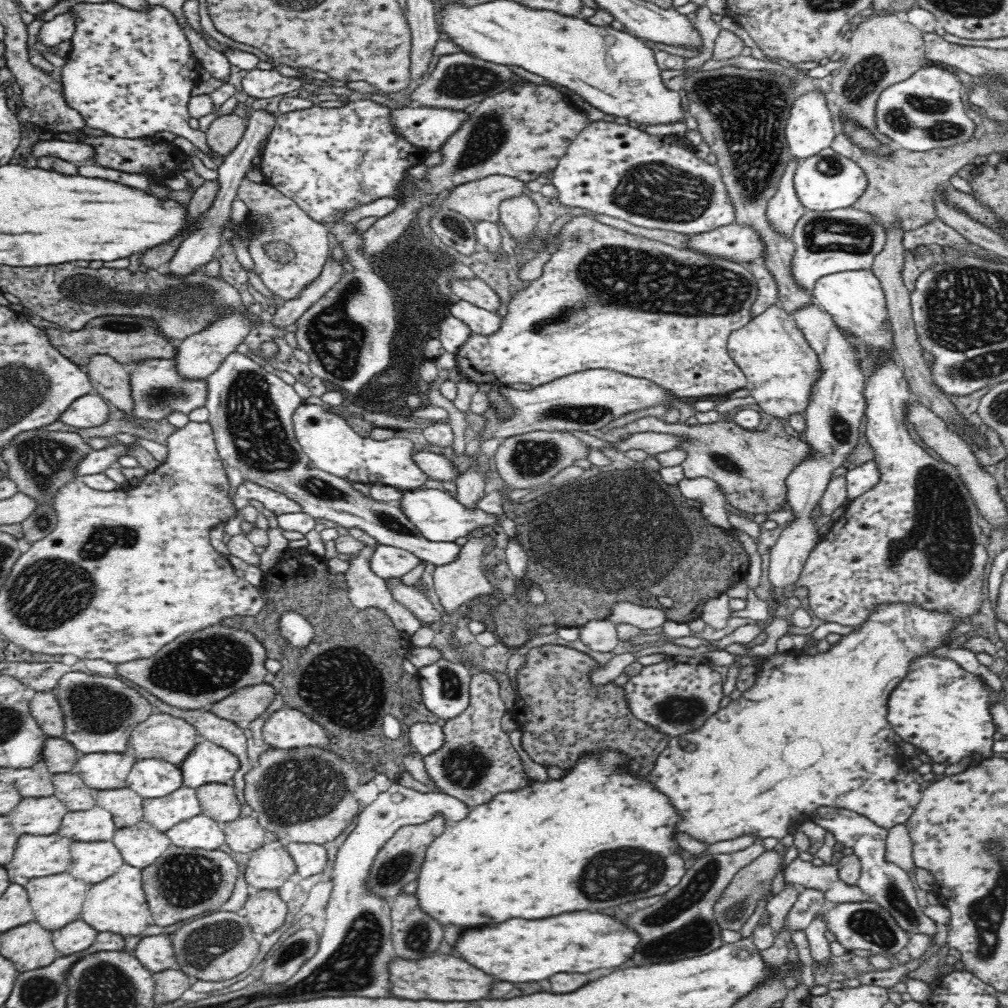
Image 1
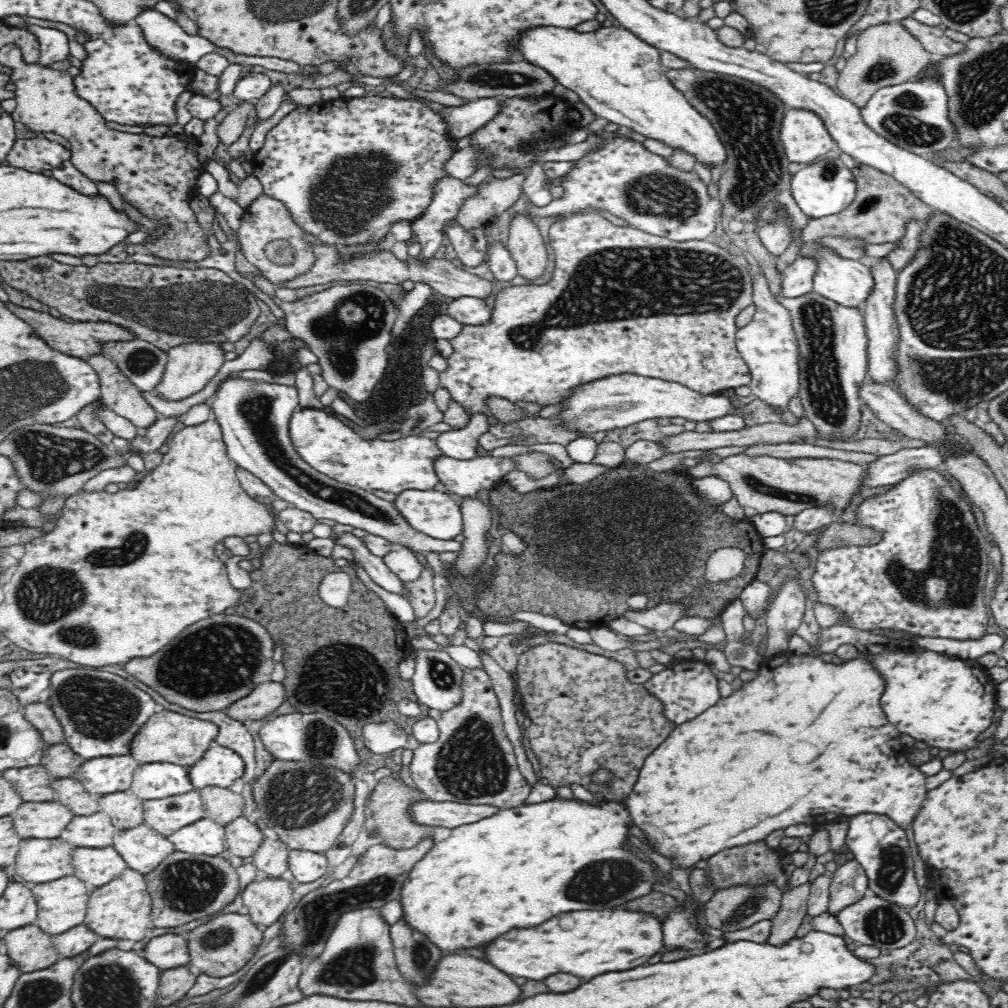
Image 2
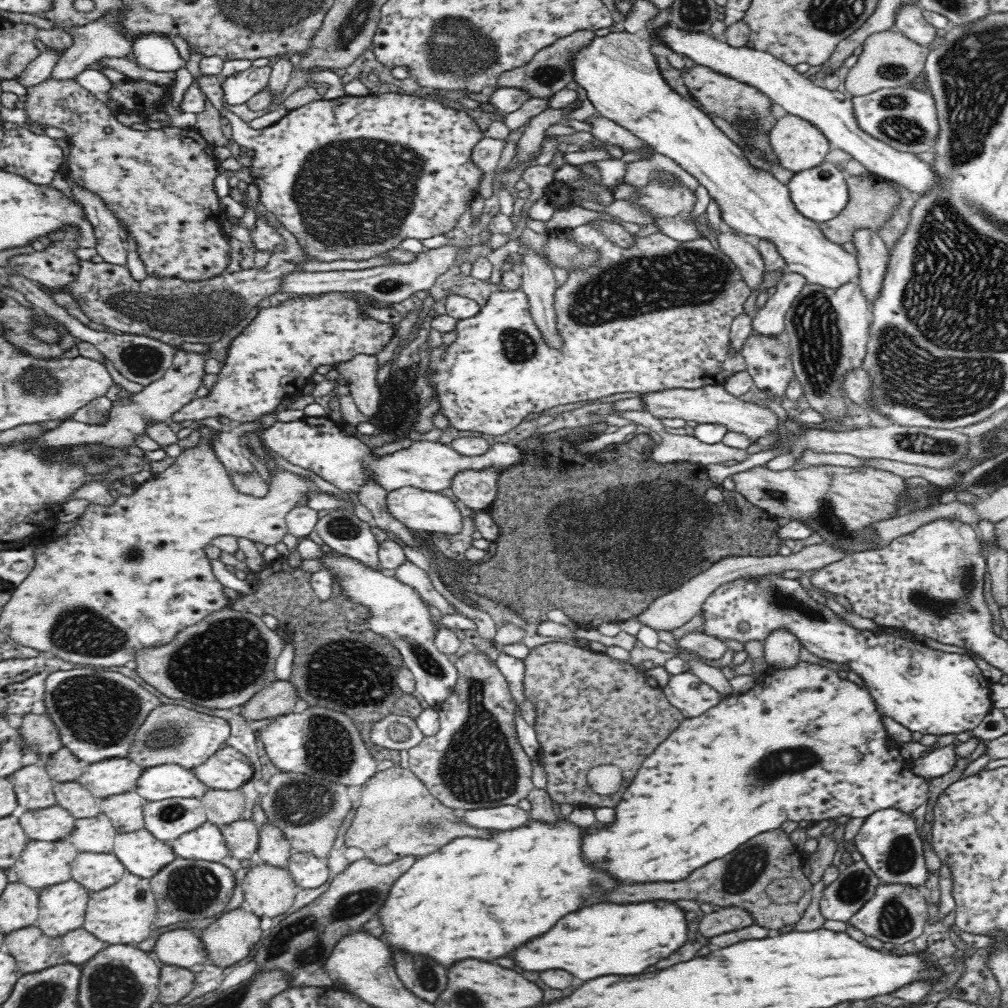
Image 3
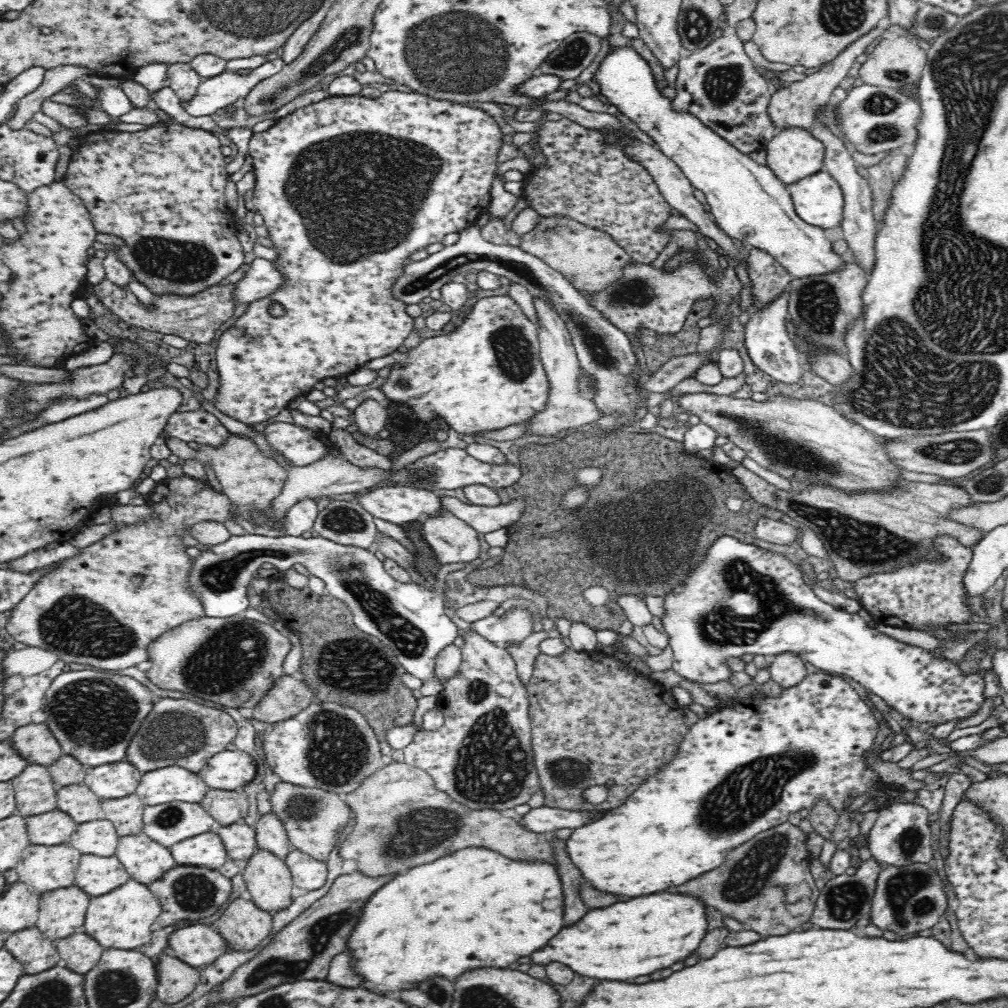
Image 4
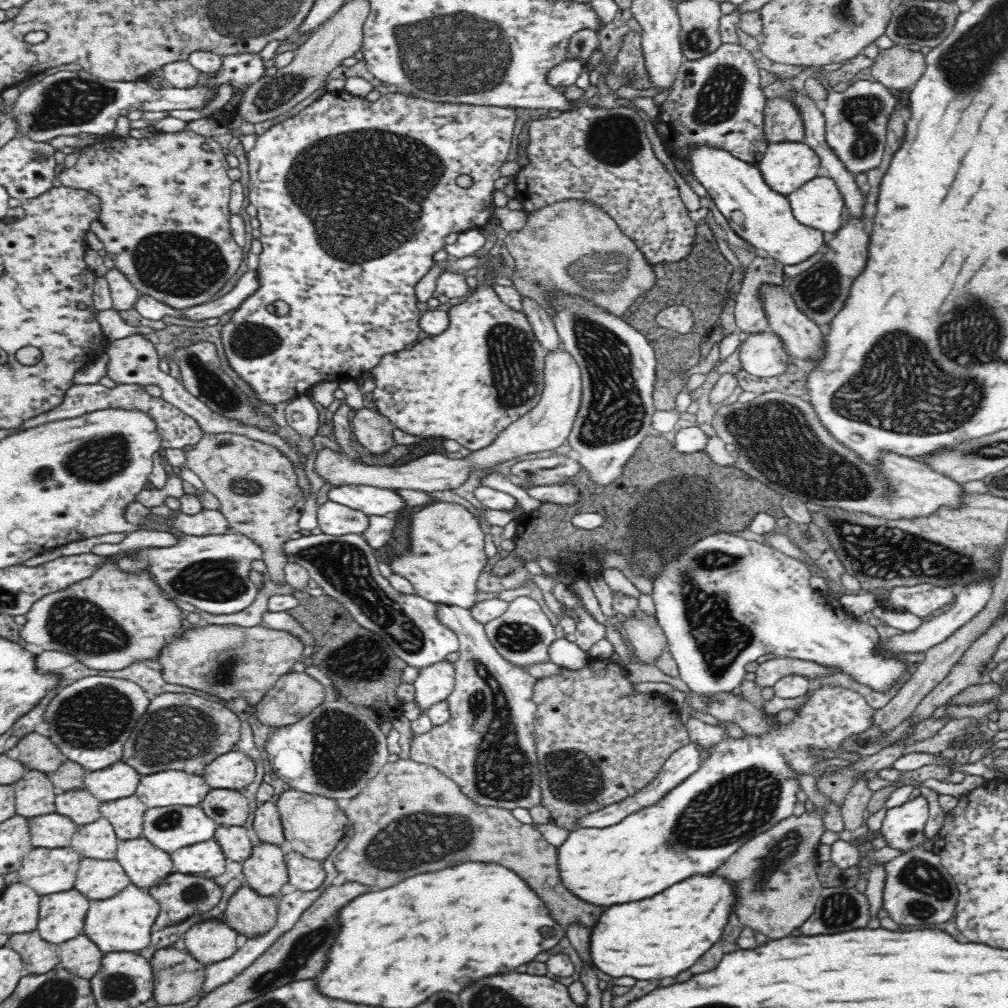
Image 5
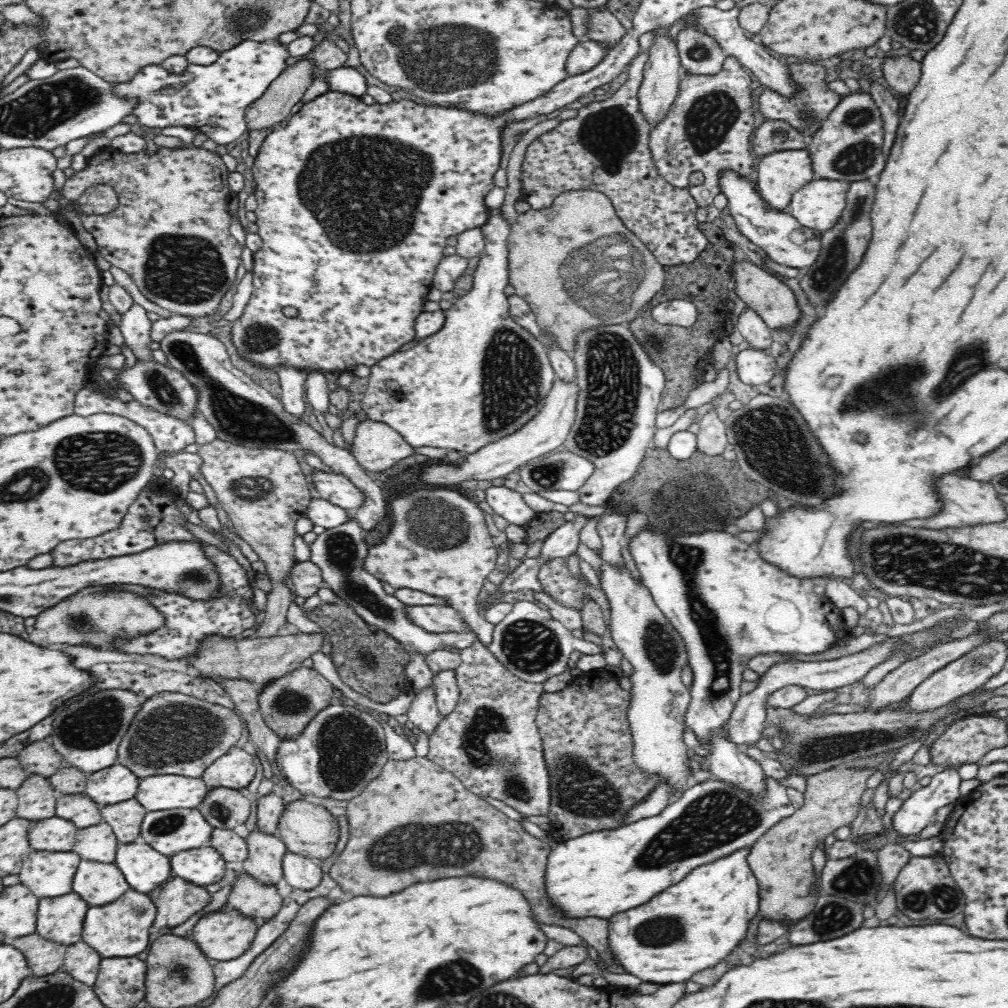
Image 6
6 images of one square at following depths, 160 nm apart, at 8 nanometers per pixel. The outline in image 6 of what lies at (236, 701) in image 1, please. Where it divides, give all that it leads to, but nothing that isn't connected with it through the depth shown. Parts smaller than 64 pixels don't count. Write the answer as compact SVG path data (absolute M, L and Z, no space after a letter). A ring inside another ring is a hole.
M297 668L260 689L261 693L257 696L260 713L264 722L279 737L294 738L296 734L300 734L300 730L304 730L304 726L318 714L319 710L333 703L332 688L332 684L315 669Z

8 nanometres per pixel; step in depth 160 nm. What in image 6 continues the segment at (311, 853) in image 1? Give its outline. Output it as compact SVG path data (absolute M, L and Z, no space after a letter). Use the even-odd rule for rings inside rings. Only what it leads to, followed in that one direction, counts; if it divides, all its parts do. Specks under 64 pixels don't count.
M292 851L283 856L283 877L286 882L299 890L313 890L320 886L323 870L320 863Z

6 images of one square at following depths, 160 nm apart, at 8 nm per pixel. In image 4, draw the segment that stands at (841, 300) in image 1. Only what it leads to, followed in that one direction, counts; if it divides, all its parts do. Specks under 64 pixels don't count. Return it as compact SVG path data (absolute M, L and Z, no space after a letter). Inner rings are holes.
M610 46L592 79L598 83L600 94L608 100L606 104L614 105L618 114L627 117L639 130L647 134L662 154L680 167L694 188L702 190L715 222L729 237L765 250L794 278L827 275L845 267L846 262L834 251L832 241L824 235L824 229L808 224L798 216L787 184L784 184L767 165L756 163L731 142L716 134L715 130L706 126L695 114L686 110L676 110L672 106L672 99L660 92L648 61L644 60L633 46Z

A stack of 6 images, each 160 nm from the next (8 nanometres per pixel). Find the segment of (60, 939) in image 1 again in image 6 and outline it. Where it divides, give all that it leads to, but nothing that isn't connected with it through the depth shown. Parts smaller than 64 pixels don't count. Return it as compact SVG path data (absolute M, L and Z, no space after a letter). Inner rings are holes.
M86 942L73 943L67 946L62 970L80 982L93 986L99 972L100 954L92 950Z

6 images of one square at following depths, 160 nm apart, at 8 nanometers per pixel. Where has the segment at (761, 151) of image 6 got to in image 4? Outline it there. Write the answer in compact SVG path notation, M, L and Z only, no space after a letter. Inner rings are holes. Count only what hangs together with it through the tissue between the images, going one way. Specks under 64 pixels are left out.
M883 22L874 26L872 30L868 30L866 34L862 34L862 37L851 42L842 50L841 54L835 60L832 60L829 64L824 64L818 72L814 72L814 74L810 74L807 77L804 76L802 80L792 82L790 86L782 87L779 91L776 91L771 96L767 110L772 122L779 129L788 128L788 126L799 126L800 128L810 129L816 121L818 108L834 100L832 90L846 78L856 58L865 54L864 50L866 50L874 40L880 37L882 38L885 35L887 35L886 22Z

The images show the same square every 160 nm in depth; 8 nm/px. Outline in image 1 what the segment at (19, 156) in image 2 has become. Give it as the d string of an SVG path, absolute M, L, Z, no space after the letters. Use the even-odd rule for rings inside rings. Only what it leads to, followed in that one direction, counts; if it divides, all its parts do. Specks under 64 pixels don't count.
M51 139L39 141L32 148L32 154L37 158L40 156L56 156L64 160L80 163L95 164L95 148L80 141L64 141L61 139Z

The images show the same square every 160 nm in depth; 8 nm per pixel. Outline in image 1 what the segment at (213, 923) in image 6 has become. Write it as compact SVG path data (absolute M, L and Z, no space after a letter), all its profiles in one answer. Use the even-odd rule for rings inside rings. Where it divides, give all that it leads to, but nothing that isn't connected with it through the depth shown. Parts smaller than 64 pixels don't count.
M169 935L144 936L136 946L134 956L153 973L177 968Z

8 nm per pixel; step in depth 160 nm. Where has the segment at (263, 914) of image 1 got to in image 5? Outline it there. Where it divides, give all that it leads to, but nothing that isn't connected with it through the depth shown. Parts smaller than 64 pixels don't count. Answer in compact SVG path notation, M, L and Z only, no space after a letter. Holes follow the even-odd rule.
M270 843L253 846L250 858L243 862L241 877L259 896L279 899L282 887L289 882L285 854Z

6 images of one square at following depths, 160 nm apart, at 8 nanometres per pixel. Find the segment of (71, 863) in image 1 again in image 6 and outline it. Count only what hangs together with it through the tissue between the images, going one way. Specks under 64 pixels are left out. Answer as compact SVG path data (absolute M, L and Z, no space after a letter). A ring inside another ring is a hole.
M81 859L72 888L89 906L104 906L121 898L131 887L115 862Z

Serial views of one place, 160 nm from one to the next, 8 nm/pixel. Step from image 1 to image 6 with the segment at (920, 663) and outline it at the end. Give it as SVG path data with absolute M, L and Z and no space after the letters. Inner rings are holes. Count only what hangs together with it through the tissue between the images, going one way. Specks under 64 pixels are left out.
M644 526L638 536L627 542L630 554L641 574L641 582L650 591L654 602L676 629L684 641L684 653L688 653L686 664L690 666L693 680L688 687L690 702L686 708L685 723L699 738L711 736L710 756L697 757L700 768L708 768L712 776L745 788L752 794L764 790L764 772L760 764L740 752L738 745L720 733L722 724L730 718L732 708L740 698L743 682L742 672L748 668L751 658L763 654L822 654L851 639L849 629L841 618L841 609L825 595L817 594L812 578L794 578L779 566L766 562L756 547L747 544L728 532L704 532L690 536L668 536Z

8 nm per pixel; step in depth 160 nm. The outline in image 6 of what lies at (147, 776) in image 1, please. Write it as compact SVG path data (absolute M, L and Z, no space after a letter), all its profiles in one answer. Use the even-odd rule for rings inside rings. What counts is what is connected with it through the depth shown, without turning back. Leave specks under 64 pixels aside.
M156 774L139 780L135 797L147 811L192 809L198 808L209 789L202 778Z

